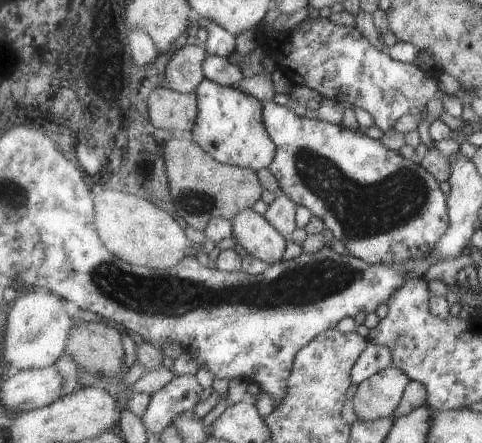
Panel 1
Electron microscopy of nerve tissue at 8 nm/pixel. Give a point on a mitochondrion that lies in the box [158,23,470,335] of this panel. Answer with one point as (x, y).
(363, 212)

